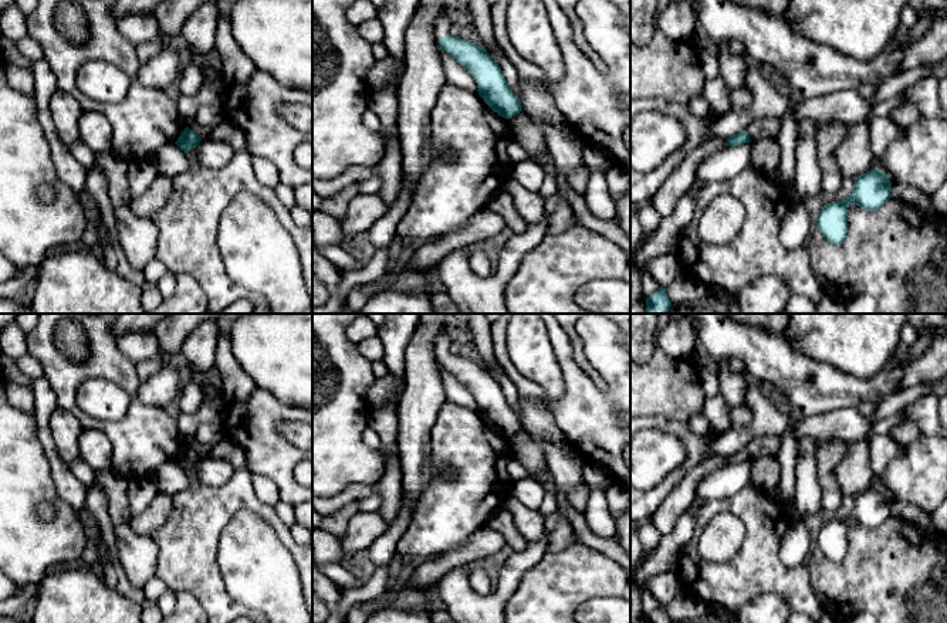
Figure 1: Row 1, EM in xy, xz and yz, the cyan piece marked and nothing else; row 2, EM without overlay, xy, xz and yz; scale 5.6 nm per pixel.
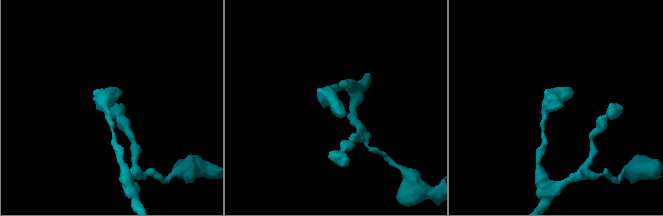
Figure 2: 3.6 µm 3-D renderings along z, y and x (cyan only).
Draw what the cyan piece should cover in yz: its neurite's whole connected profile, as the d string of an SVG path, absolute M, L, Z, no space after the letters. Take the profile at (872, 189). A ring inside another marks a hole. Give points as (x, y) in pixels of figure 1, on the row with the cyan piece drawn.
M877 167L867 170L855 179L852 193L841 202L828 203L816 217L818 230L835 246L842 244L846 237L848 207L855 202L867 211L879 209L892 197L892 182L885 172Z

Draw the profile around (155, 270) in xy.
M155 257L143 270L146 281L156 284L169 270Z

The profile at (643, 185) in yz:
M663 98L630 101L630 123L639 112L660 112L679 119L684 128L684 142L660 166L649 172L637 172L630 167L630 207L637 207L653 199L669 175L686 160L691 150L706 142L711 123L717 119L711 112L707 118L696 118L687 105Z

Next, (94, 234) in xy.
M85 190L78 193L78 200L87 217L87 228L81 237L81 244L84 248L99 250L108 236L99 209Z

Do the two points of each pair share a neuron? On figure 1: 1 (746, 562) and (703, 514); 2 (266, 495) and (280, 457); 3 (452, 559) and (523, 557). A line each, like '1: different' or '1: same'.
1: same
2: different
3: different

